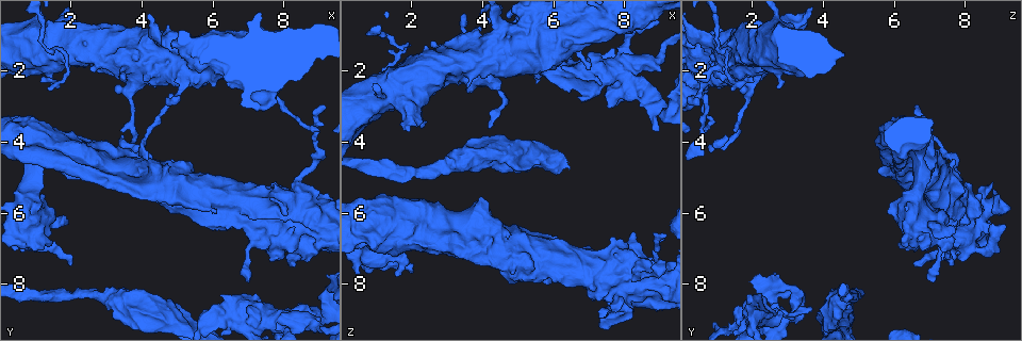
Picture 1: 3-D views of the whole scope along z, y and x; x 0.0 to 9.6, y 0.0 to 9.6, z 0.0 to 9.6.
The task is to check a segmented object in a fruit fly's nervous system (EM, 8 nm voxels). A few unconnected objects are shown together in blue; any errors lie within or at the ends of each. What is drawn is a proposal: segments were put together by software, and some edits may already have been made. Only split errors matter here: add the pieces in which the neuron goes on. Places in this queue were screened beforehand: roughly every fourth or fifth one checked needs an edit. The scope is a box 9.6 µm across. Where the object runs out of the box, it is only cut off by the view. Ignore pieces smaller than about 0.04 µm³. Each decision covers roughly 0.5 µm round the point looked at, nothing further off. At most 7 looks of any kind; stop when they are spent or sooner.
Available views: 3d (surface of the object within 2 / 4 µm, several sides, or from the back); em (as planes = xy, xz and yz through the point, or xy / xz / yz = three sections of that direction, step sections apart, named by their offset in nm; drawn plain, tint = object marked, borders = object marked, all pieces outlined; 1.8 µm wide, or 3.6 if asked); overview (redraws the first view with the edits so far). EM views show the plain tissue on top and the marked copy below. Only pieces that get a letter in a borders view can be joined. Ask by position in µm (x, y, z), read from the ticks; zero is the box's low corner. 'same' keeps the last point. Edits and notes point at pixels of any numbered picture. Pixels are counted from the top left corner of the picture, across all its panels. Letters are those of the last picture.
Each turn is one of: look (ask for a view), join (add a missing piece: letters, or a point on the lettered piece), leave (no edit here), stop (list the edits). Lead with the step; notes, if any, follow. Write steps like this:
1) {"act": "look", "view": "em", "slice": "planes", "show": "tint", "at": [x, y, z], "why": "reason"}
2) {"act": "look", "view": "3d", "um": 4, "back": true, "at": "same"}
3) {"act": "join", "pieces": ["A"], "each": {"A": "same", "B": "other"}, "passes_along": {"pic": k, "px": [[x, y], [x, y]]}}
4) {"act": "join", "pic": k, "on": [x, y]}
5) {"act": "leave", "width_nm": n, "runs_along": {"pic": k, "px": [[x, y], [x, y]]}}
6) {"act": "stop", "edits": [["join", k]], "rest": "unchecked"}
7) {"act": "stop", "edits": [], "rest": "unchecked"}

{"act": "look", "view": "em", "slice": "planes", "show": "borders", "at": [8.95, 8.70, 3.60], "why": "an open end"}

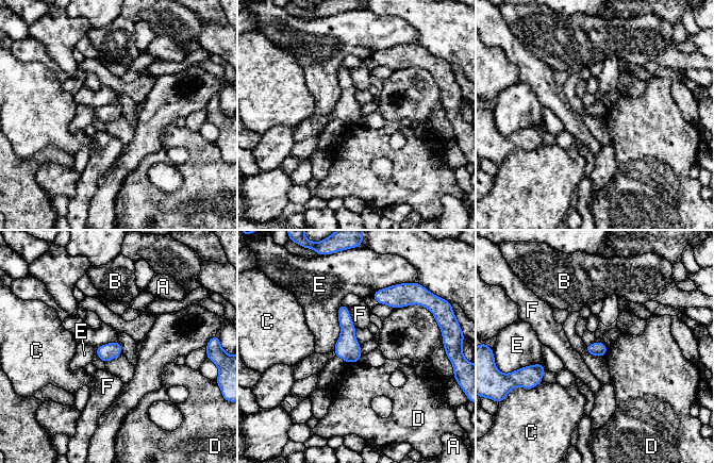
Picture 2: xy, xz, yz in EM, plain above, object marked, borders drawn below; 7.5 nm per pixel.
{"act": "leave", "longest_contact_nm": ["E", 380], "each": {"A": "other", "B": "other", "C": "other", "D": "other", "E": "other", "F": "other"}, "border": {"pic": 2, "px": [[359, 361], [346, 363]]}, "found": "no lettered piece goes on from it"}

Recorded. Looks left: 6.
{"act": "look", "view": "em", "slice": "xy", "step": 16, "show": "tint", "at": [7.55, 6.45, 8.75], "why": "touches itself"}

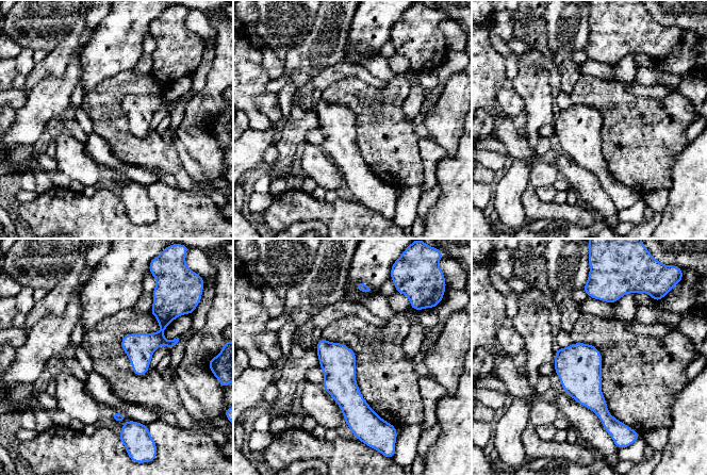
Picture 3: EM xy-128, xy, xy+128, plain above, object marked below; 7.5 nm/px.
{"act": "look", "view": "em", "slice": "planes", "show": "borders", "at": "same", "why": "another direction"}

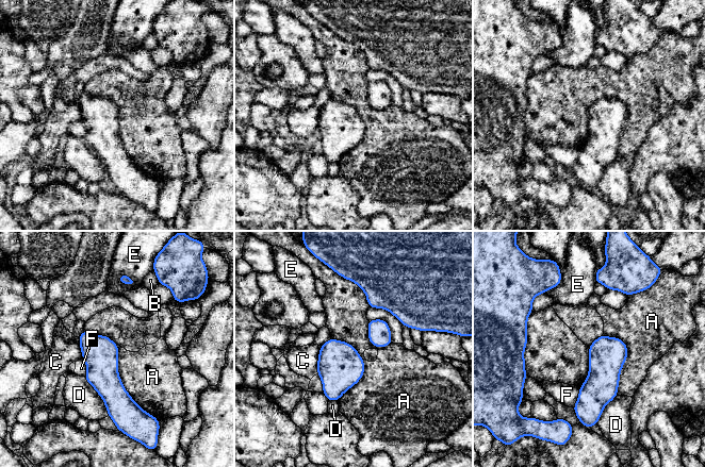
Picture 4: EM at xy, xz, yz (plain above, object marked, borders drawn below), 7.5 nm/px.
{"act": "leave", "width_nm": 280, "each": {"A": "other", "B": "other", "C": "other", "D": "other", "E": "other", "F": "other"}, "border": {"pic": 4, "px": [[331, 337], [364, 365], [338, 400]]}, "found": "no lettered piece goes on from it"}

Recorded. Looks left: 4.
{"act": "look", "view": "em", "um": 3.6, "slice": "yz", "step": 4, "show": "borders", "at": [8.45, 5.15, 7.75], "why": "sudden change in width"}

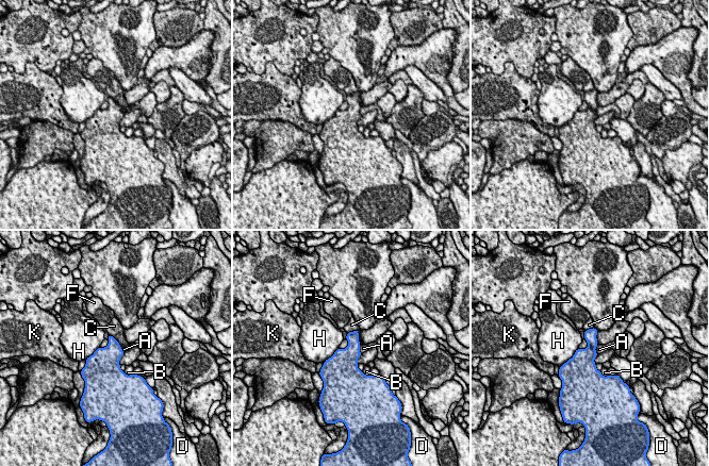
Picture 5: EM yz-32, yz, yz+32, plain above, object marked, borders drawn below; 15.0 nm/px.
{"act": "look", "view": "em", "um": 3.6, "slice": "planes", "show": "borders", "at": "same"}

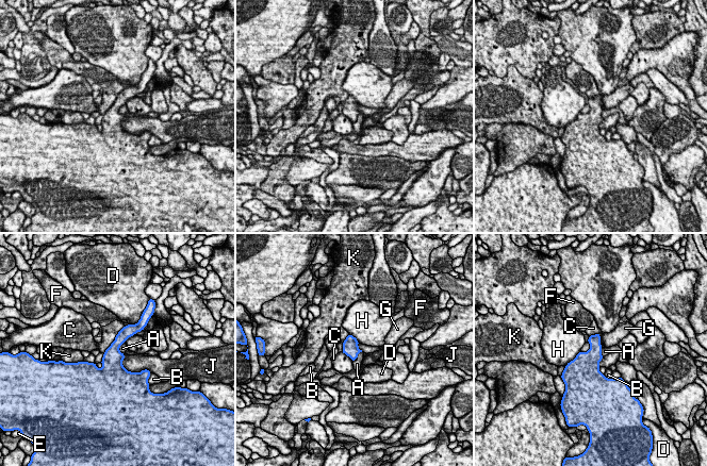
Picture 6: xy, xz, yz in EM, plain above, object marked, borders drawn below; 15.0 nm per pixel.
{"act": "leave", "each": {"A": "other", "B": "other", "C": "other", "D": "other", "E": "other", "F": "other", "G": "other", "H": "other", "J": "other", "K": "other"}, "border": {"pic": 6, "px": [[124, 342], [119, 347], [121, 353]]}, "found": "none of them fits"}

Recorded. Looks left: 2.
{"act": "stop", "edits": [], "rest": "unchecked"}

